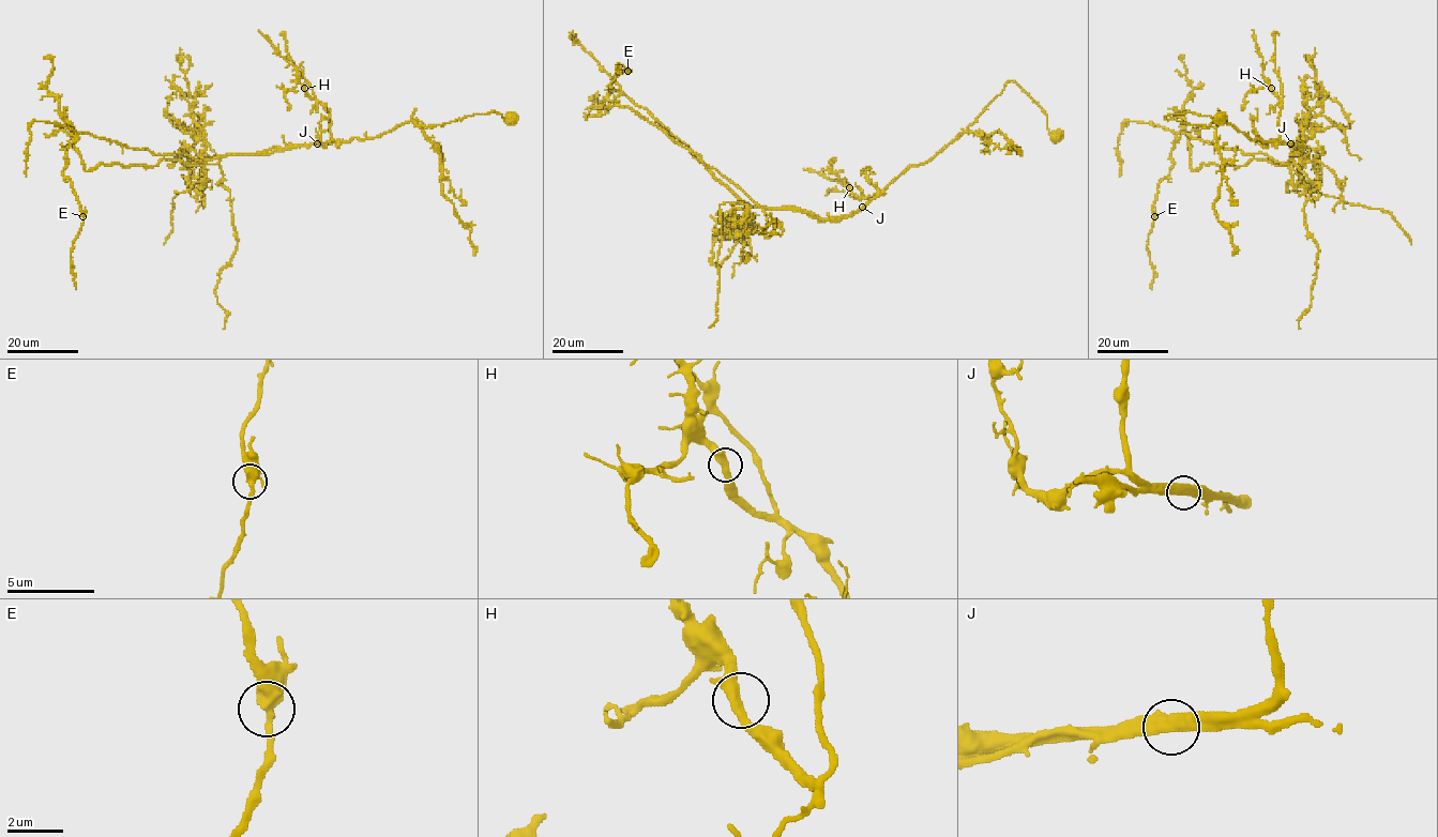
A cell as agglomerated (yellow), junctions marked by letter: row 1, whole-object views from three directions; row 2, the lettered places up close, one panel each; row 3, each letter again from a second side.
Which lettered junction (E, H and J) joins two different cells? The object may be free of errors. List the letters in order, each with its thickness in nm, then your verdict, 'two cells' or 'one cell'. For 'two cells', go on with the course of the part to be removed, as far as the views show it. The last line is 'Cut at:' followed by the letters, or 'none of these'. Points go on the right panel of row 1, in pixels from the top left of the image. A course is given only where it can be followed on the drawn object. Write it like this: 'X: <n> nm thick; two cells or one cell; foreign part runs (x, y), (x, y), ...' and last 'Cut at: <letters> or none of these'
E: 480 nm thick; one cell
H: 440 nm thick; one cell
J: 440 nm thick; two cells; foreign part runs (1290, 143), (1305, 147), (1292, 164), (1278, 163), (1179, 132), (1172, 167), (1152, 206), (1151, 289)
Cut at: J

